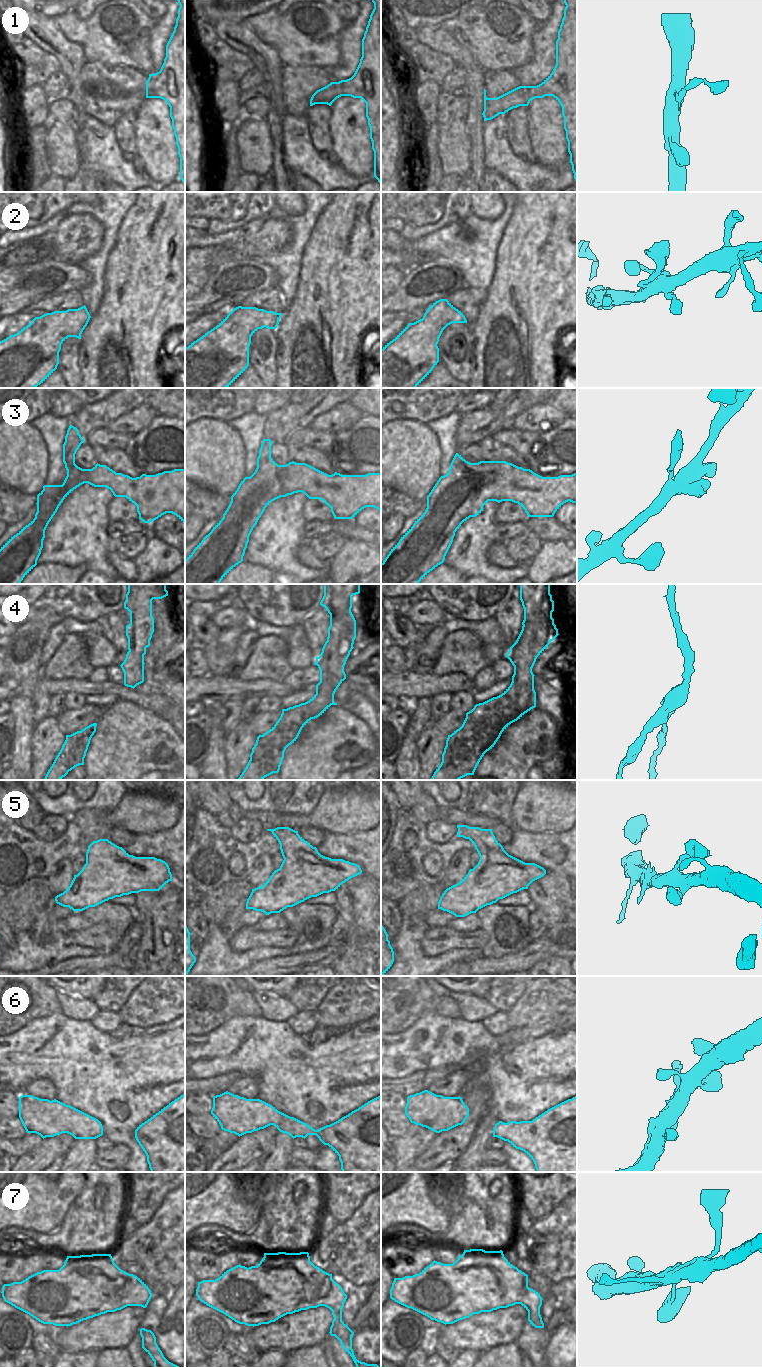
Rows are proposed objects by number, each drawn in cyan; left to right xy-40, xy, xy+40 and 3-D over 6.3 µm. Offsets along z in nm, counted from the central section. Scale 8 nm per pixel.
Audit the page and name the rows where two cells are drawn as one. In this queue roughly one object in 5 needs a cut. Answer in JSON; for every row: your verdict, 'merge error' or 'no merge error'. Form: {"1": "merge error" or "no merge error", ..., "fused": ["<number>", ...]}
{"1": "no merge error", "2": "no merge error", "3": "no merge error", "4": "merge error", "5": "no merge error", "6": "no merge error", "7": "no merge error", "fused": ["4"]}

